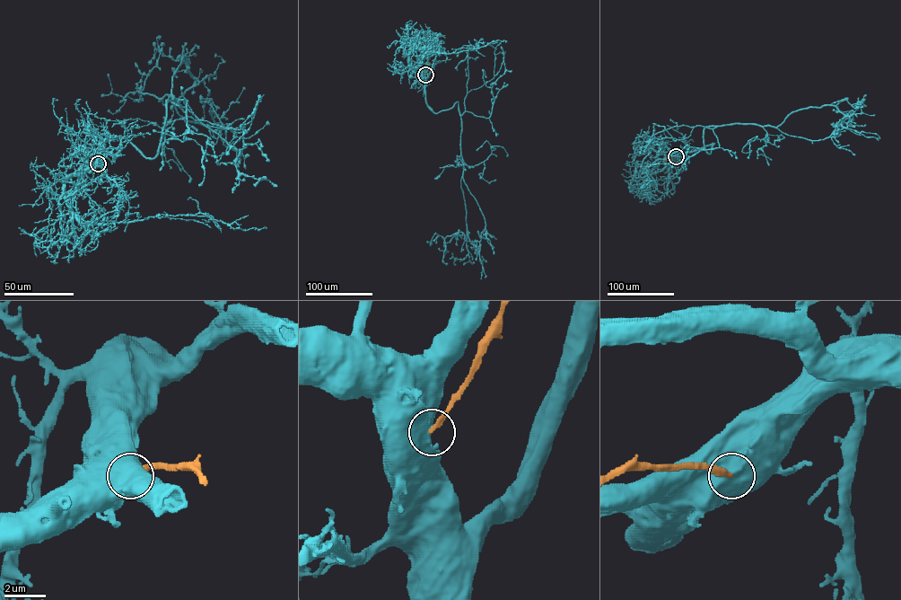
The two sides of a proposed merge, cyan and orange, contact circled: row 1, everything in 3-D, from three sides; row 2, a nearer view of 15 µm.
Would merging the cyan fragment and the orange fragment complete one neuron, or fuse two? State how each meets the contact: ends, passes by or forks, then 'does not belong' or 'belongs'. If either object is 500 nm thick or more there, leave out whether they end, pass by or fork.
does not belong

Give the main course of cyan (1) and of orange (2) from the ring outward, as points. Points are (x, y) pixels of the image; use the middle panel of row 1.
1: (425, 74), (427, 104), (438, 113), (458, 102), (460, 116), (474, 243), (459, 232), (445, 238), (457, 245)
2: (425, 74), (429, 62)

